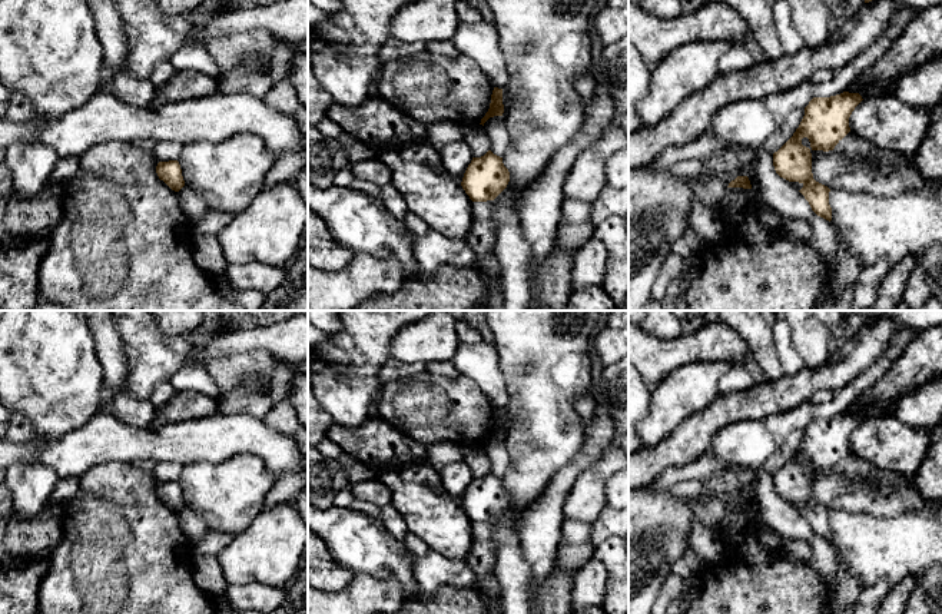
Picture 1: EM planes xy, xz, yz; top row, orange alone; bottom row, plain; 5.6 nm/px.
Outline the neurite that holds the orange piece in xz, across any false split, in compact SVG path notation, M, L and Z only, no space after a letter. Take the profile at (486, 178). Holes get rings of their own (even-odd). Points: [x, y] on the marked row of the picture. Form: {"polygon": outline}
{"polygon": "M488 150L481 157L472 157L461 186L472 202L494 200L508 185L510 172L502 157Z"}

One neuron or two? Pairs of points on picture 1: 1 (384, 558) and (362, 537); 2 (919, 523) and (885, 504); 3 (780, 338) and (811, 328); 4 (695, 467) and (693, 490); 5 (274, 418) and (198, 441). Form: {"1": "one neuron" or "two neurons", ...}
{"1": "one neuron", "2": "two neurons", "3": "two neurons", "4": "two neurons", "5": "two neurons"}

